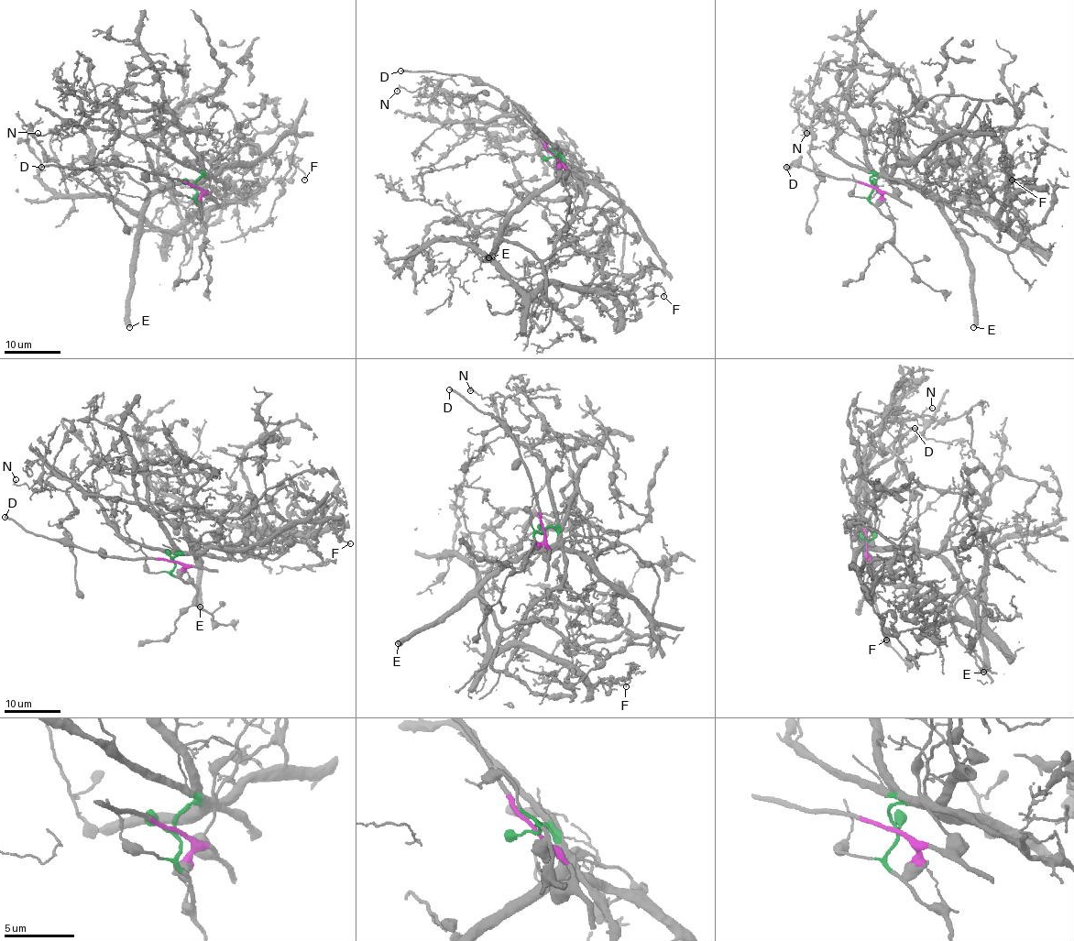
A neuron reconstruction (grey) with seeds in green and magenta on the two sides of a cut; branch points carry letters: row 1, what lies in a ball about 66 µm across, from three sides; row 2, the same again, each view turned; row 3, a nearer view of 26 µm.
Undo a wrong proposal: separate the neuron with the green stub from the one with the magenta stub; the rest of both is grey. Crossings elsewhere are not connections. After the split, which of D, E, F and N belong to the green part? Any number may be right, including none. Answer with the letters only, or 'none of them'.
E, F, N

